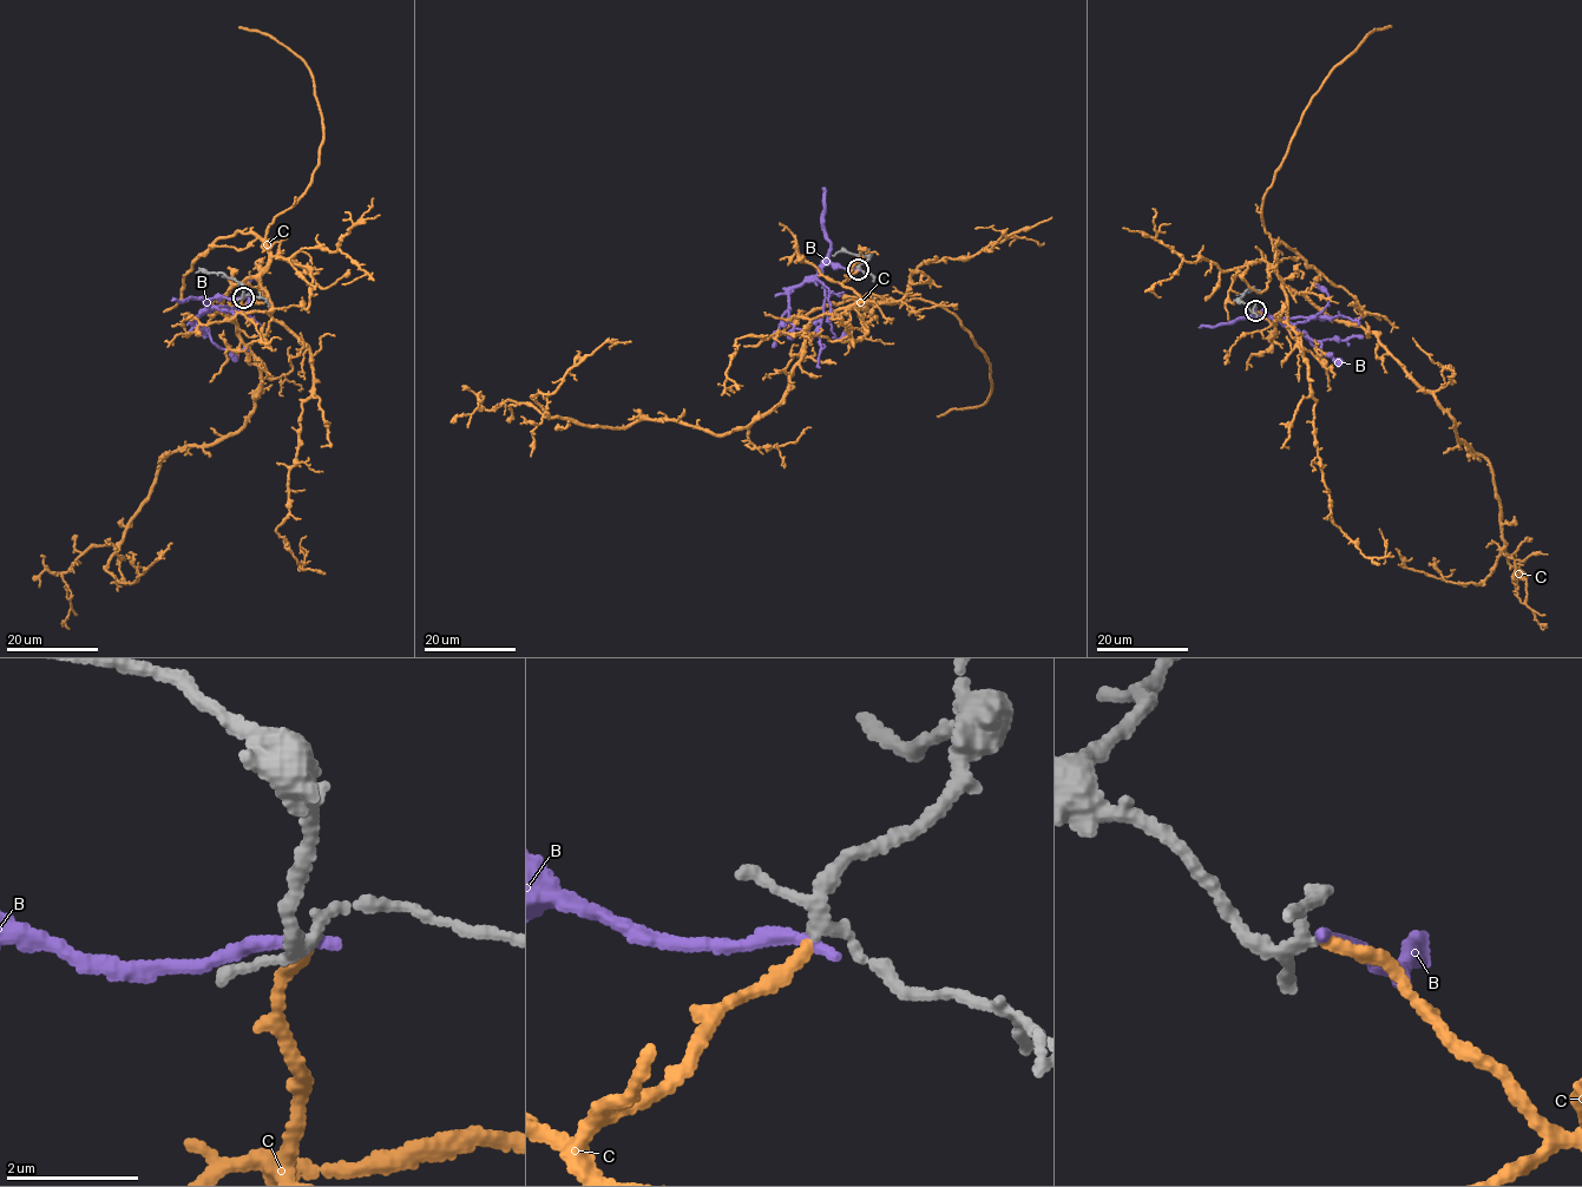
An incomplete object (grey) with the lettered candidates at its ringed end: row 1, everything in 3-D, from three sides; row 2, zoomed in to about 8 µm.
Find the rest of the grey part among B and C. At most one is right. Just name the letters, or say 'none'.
C

